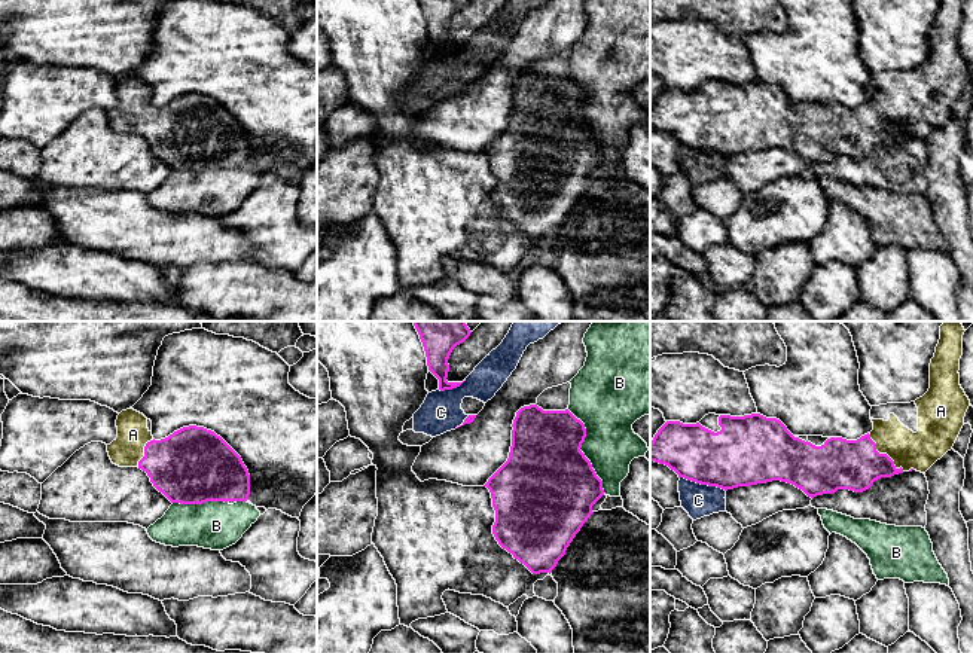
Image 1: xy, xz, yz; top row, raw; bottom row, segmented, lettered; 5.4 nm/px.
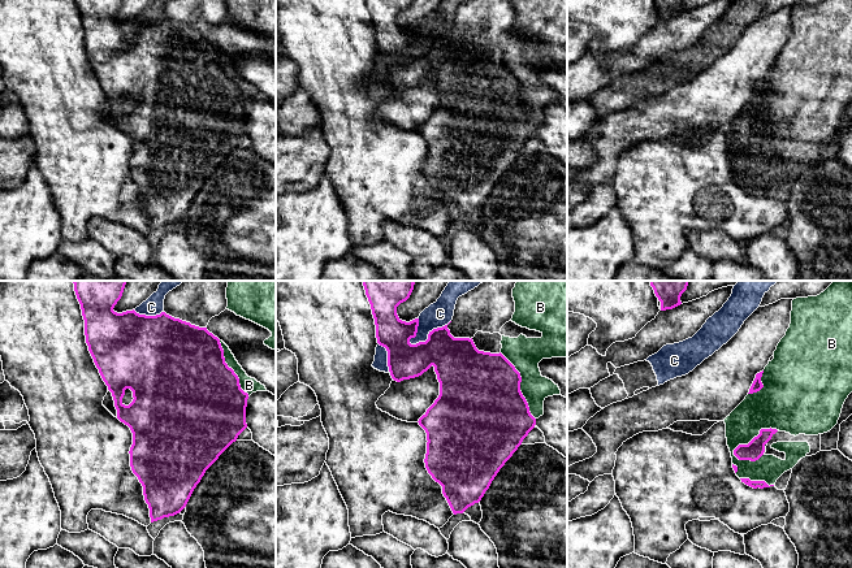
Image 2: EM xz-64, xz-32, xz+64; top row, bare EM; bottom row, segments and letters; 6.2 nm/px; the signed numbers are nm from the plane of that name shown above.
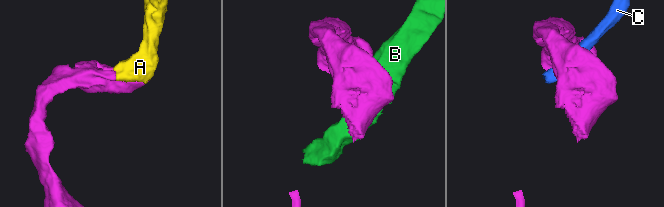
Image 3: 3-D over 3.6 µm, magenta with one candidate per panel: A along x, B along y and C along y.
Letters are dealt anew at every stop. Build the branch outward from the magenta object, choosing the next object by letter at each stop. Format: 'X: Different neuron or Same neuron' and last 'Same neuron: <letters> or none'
A: Same neuron
B: Different neuron
C: Different neuron
Same neuron: A

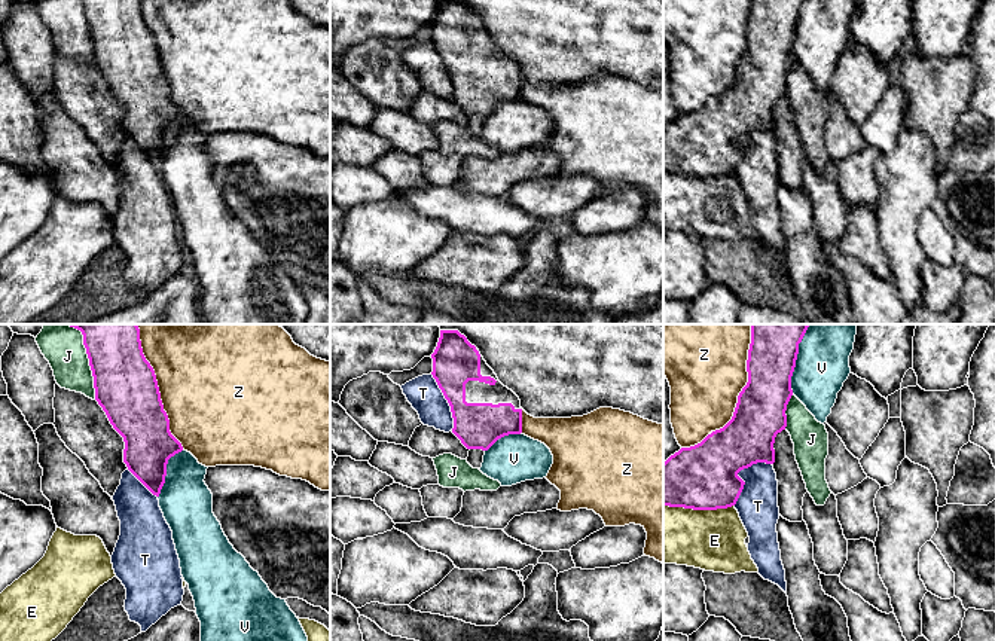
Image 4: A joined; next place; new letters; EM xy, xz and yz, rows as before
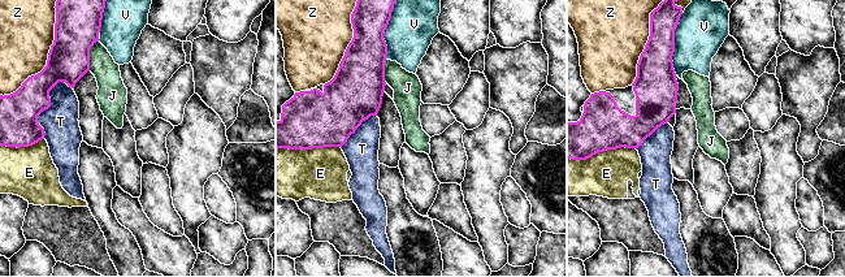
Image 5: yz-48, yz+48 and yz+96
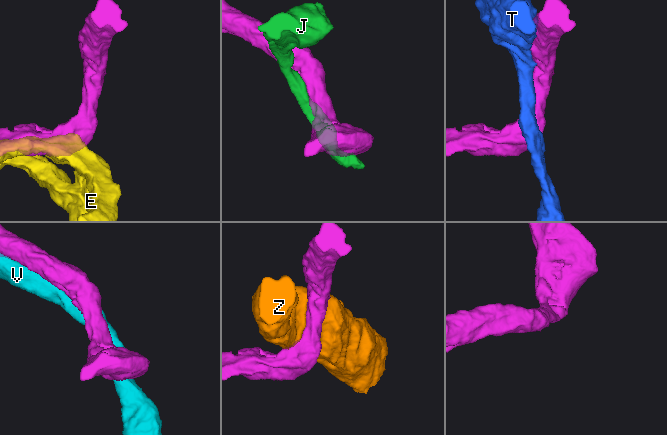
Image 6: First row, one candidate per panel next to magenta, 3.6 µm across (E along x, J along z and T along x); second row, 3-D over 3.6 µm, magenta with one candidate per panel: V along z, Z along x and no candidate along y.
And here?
E: Different neuron
J: Different neuron
T: Different neuron
V: Different neuron
Z: Different neuron
Same neuron: none

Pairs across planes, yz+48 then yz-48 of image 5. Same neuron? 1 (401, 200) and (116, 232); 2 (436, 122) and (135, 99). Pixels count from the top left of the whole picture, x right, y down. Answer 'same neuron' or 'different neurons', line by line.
1: same neuron
2: same neuron

